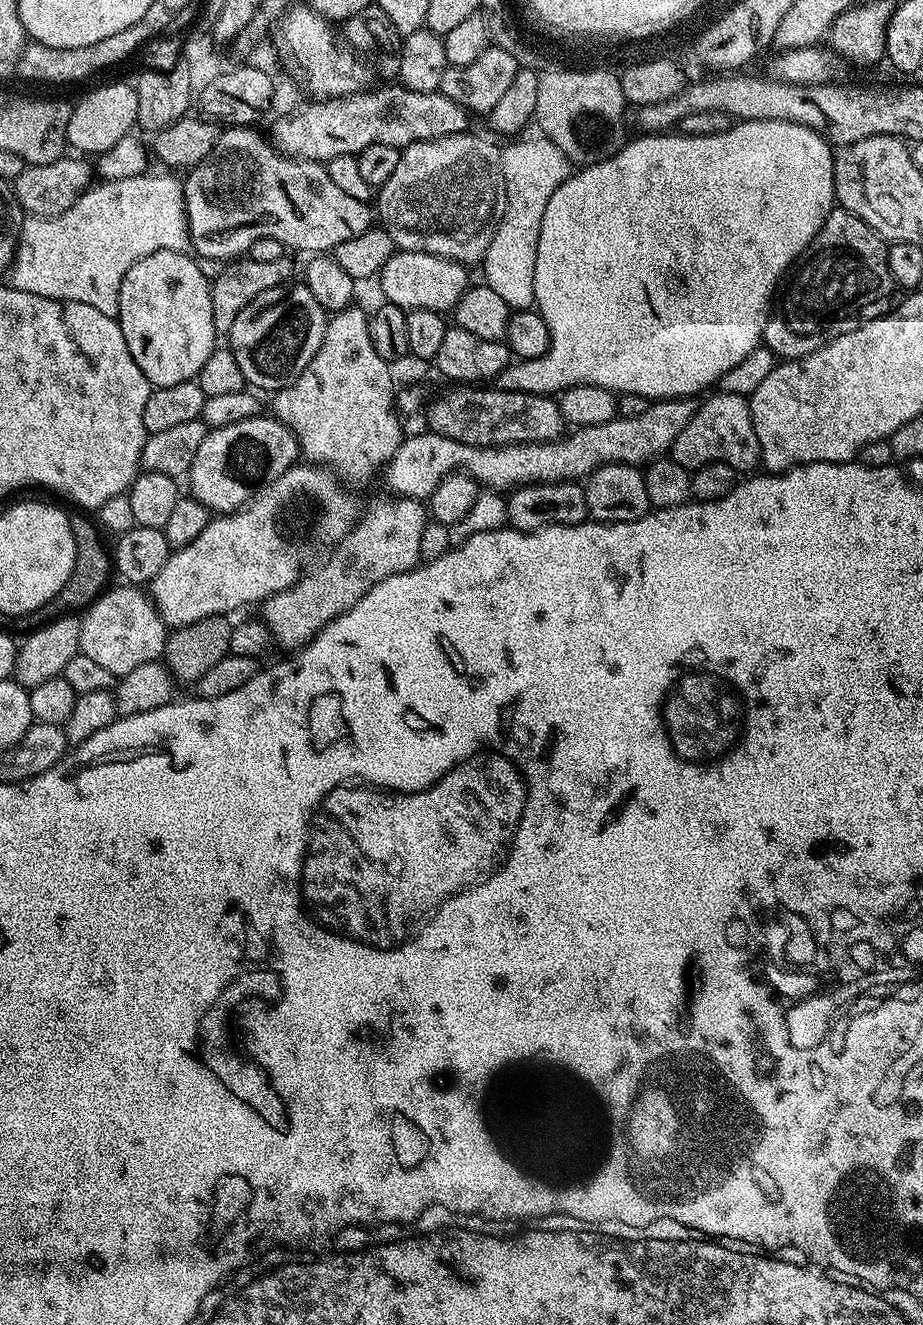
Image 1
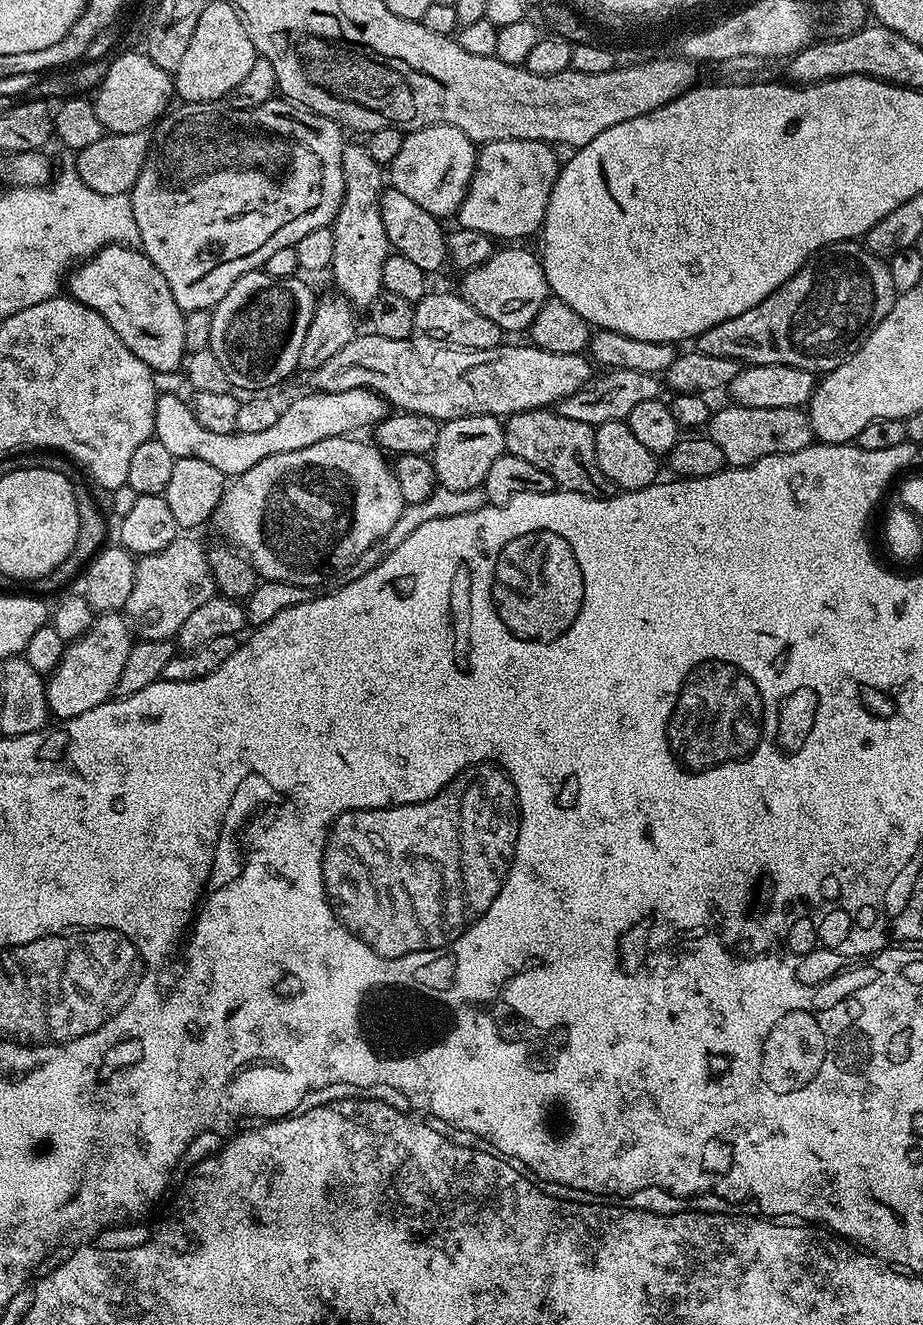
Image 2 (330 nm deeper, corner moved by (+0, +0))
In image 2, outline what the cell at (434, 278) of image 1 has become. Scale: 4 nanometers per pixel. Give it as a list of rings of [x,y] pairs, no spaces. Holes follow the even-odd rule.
[[[524,246],[501,247],[489,260],[482,262],[482,266],[467,269],[461,276],[464,277],[460,280],[458,295],[466,302],[470,302],[470,306],[474,306],[478,314],[490,318],[490,322],[497,324],[505,333],[520,332],[523,328],[524,331],[531,329],[538,310],[542,310],[542,306],[550,298],[541,257],[537,253],[535,256],[534,253],[527,252]]]

